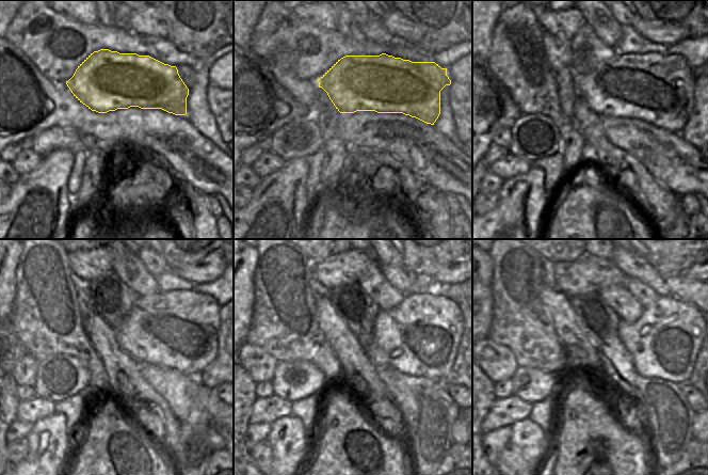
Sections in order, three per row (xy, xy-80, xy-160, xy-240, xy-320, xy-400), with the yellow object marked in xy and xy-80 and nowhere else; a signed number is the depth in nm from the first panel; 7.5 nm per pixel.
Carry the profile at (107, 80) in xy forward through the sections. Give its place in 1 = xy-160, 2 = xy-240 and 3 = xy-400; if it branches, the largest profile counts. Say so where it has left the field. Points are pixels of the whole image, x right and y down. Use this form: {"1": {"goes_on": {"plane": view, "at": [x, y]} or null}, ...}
{"1": {"goes_on": {"plane": "xy-160", "at": [658, 89]}}, "2": {"goes_on": {"plane": "xy-240", "at": [179, 329]}}, "3": {"goes_on": {"plane": "xy-400", "at": [664, 342]}}}

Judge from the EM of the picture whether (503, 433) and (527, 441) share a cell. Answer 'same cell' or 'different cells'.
different cells

